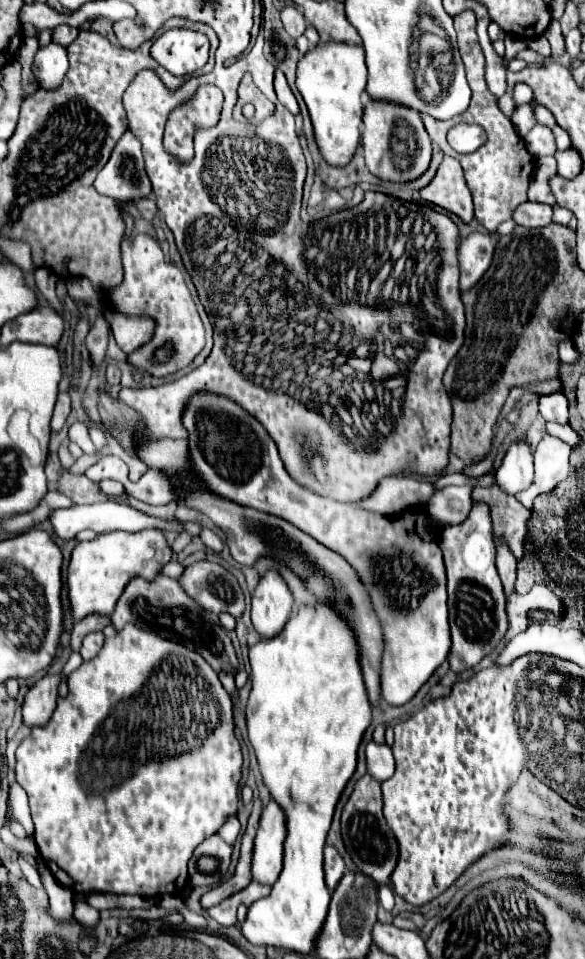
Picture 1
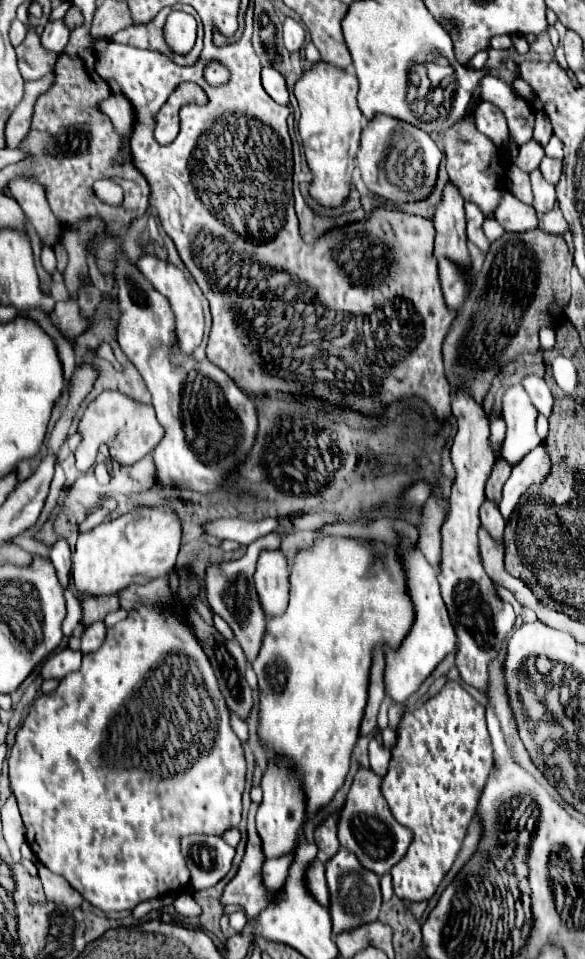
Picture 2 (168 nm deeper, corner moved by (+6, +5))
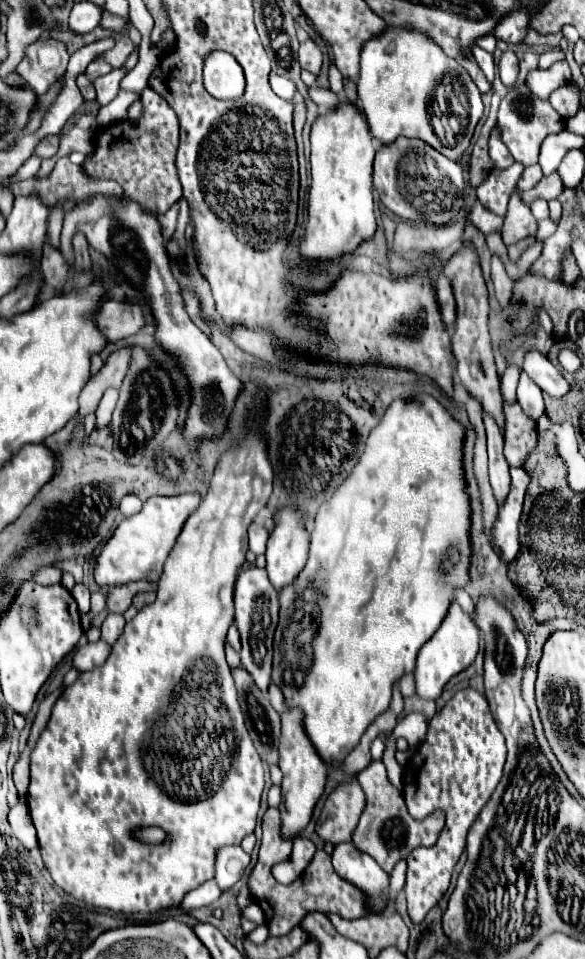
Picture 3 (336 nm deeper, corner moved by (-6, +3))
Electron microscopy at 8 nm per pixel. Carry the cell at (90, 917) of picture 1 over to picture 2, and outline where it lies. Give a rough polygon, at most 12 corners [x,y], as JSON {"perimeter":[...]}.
{"perimeter":[[43,864],[39,878],[45,894],[67,908],[83,904],[81,894]]}

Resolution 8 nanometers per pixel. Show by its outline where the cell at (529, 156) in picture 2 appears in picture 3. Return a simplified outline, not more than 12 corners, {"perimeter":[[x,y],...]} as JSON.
{"perimeter":[[539,164],[525,168],[519,182],[519,192],[531,188],[543,178]]}

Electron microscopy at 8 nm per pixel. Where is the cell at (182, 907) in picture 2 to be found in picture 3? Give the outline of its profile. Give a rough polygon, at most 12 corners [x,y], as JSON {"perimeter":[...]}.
{"perimeter":[[256,902],[244,908],[241,917],[262,925],[266,921]]}

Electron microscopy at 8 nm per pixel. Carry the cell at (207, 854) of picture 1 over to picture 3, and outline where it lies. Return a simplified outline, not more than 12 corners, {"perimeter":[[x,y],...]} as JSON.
{"perimeter":[[241,846],[217,852],[215,880],[221,890],[243,876],[249,854]]}

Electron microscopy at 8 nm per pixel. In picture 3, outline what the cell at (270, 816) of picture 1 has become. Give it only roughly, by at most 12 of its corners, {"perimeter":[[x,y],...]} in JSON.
{"perimeter":[[303,712],[281,714],[283,836],[299,834],[323,794],[327,764]]}

